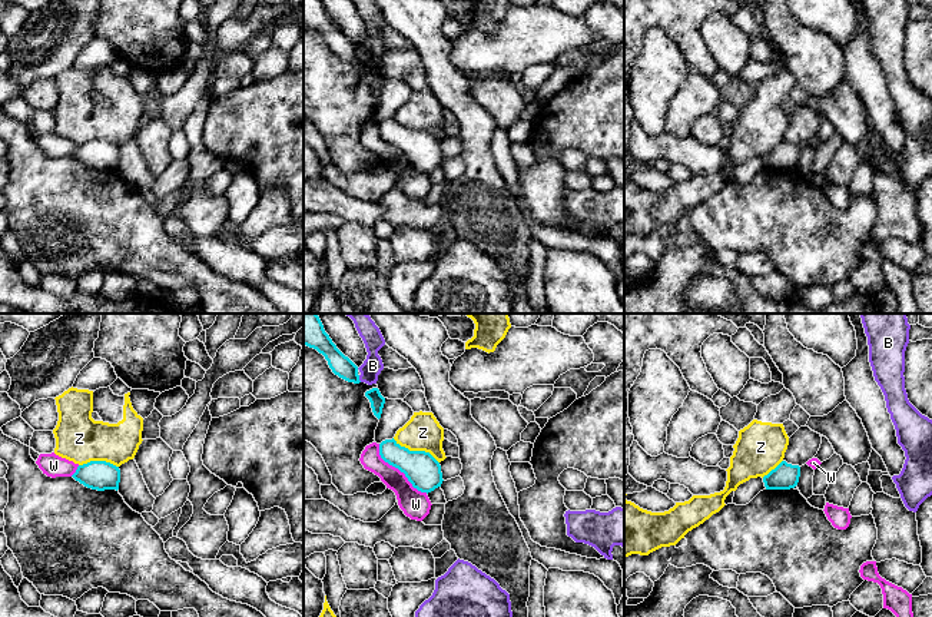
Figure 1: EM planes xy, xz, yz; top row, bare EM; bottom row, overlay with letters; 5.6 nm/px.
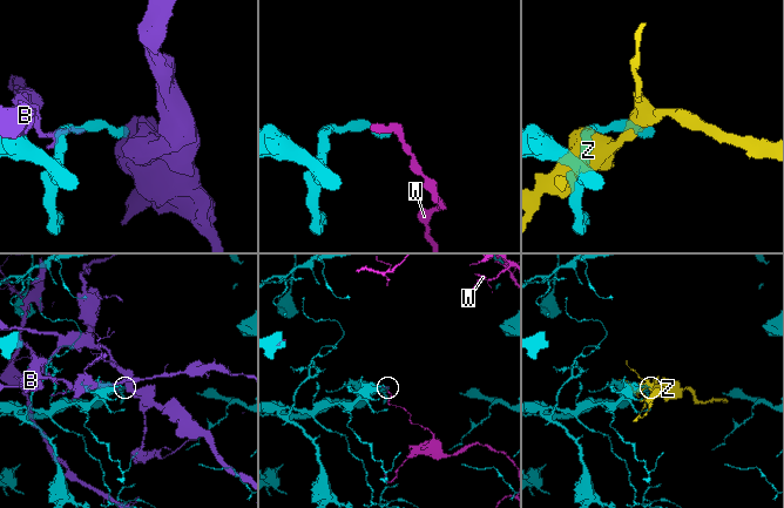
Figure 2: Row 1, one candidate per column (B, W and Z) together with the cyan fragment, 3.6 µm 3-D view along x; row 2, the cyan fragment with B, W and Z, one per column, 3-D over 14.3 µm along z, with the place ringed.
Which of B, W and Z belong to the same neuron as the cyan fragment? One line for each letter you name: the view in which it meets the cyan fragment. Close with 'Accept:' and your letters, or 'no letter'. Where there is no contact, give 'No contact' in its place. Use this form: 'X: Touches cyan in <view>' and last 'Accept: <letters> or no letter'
Accept: no letter

